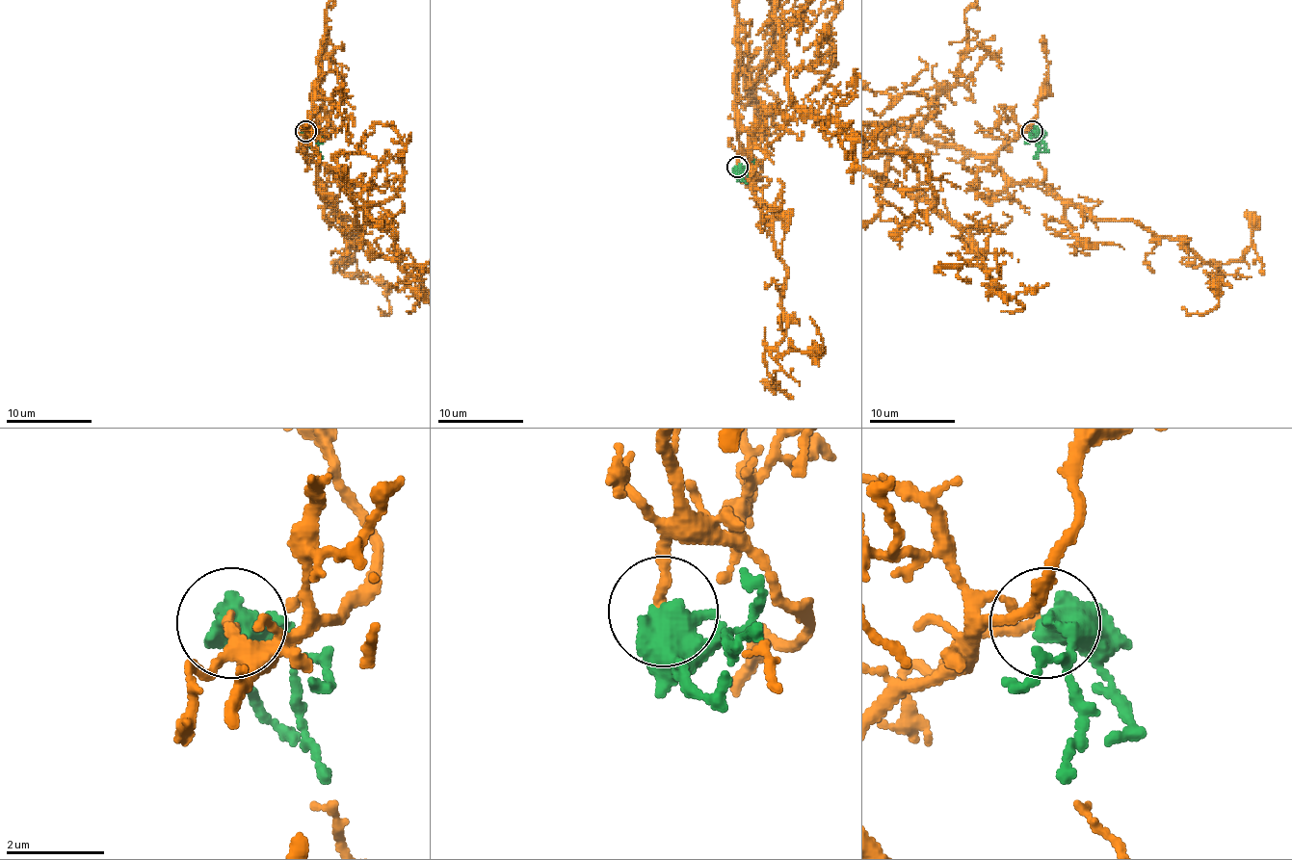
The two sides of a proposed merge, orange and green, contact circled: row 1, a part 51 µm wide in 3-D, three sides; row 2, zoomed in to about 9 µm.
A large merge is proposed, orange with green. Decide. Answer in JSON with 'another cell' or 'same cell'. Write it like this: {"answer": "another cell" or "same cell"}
{"answer": "same cell"}

